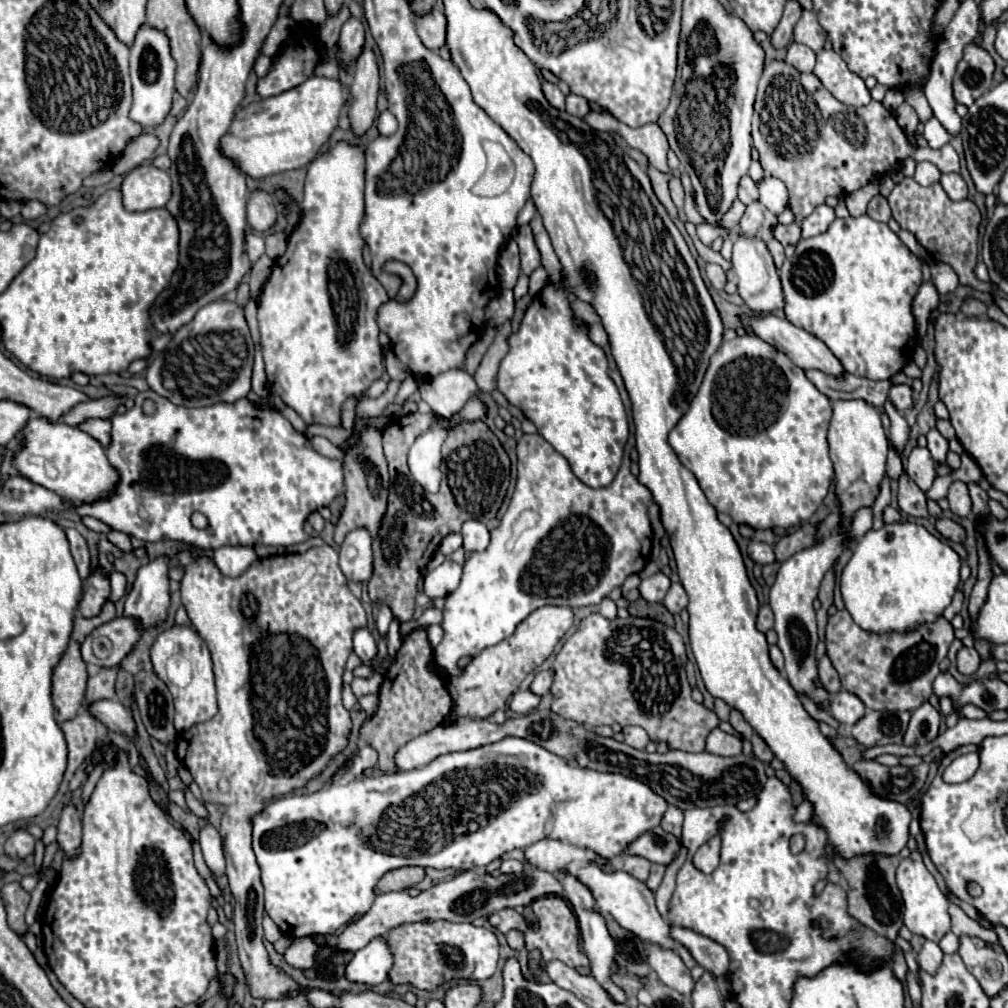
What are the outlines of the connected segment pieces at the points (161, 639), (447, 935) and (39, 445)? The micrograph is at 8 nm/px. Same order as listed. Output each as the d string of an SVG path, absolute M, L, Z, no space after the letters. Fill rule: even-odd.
M174 624L172 628L164 630L158 634L158 638L154 640L154 644L150 646L150 662L152 668L156 672L156 676L160 680L164 680L164 684L168 686L168 690L174 696L174 706L176 706L176 716L174 716L174 726L178 732L188 730L192 724L198 722L206 722L210 720L216 712L218 712L218 704L216 704L216 686L214 686L214 676L212 676L212 658L210 658L210 650L206 646L206 642L200 638L200 634L192 628L192 626L178 626ZM172 656L184 656L190 664L192 664L192 680L184 686L176 686L168 680L166 674L166 662Z
M430 922L430 924L402 924L390 930L386 942L394 954L394 966L390 970L390 980L394 984L412 984L420 990L434 990L438 984L468 978L486 980L496 972L498 964L498 938L474 924L452 924L452 922Z
M30 418L18 438L24 440L26 448L16 450L14 466L34 484L56 492L62 500L74 506L92 504L110 496L110 492L114 492L120 482L120 474L108 462L102 444L80 428L52 424L46 418Z

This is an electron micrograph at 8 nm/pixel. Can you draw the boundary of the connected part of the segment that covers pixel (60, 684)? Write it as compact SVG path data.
M78 616L74 620L74 632L72 632L68 650L62 656L62 660L58 662L58 666L54 668L52 700L54 700L58 724L74 718L84 700L88 672L86 672L84 660L80 658L80 644L90 634L90 632L86 632L88 624L90 624L90 620L82 618L82 616Z

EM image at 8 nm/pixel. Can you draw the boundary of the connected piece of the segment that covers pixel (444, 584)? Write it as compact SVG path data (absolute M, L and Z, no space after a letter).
M446 558L438 568L426 574L424 578L424 594L430 598L444 598L454 592L462 578L462 566Z

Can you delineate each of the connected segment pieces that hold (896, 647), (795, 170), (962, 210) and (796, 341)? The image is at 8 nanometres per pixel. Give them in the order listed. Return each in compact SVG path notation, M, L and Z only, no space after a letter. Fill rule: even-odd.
M838 610L834 616L828 618L826 626L826 654L840 674L842 690L856 694L866 708L872 710L916 710L932 696L932 682L938 676L938 664L946 658L948 648L954 640L952 624L942 616L938 622L926 622L926 626L918 626L918 630L910 630L910 634L870 634L862 630L852 618L848 610Z
M770 62L764 68L764 74L758 84L758 96L754 104L752 118L752 140L756 150L760 152L760 164L768 176L780 178L790 192L790 210L796 214L798 222L804 220L816 206L824 204L828 196L842 198L866 186L876 174L882 176L890 168L900 166L906 158L914 158L916 162L934 162L934 166L942 172L960 174L960 160L956 150L946 144L940 150L924 148L924 154L918 154L918 148L908 142L902 128L896 124L896 118L876 100L862 108L850 108L838 102L814 74L802 74L794 70L794 66L786 62Z
M904 178L898 186L894 186L892 194L888 196L892 218L904 228L910 230L916 240L932 254L934 260L946 262L954 268L960 278L960 284L972 286L980 292L990 292L992 284L980 282L974 274L976 256L978 256L978 226L980 226L980 210L970 200L954 202L946 196L940 182L930 184L928 188L920 186L912 178Z
M740 314L738 318L740 318L740 322L742 322L744 328L750 328L758 338L762 338L764 342L768 342L768 344L774 346L776 350L784 352L784 354L786 354L796 366L800 366L802 370L816 368L816 370L822 370L822 372L826 372L826 374L830 374L830 376L840 376L840 374L844 372L842 364L840 364L838 358L826 348L824 342L820 342L818 338L814 338L810 332L806 332L806 330L802 330L802 328L794 326L794 324L790 324L786 318L772 316L772 314L766 314L766 316L764 316L764 314L752 314L752 316Z

